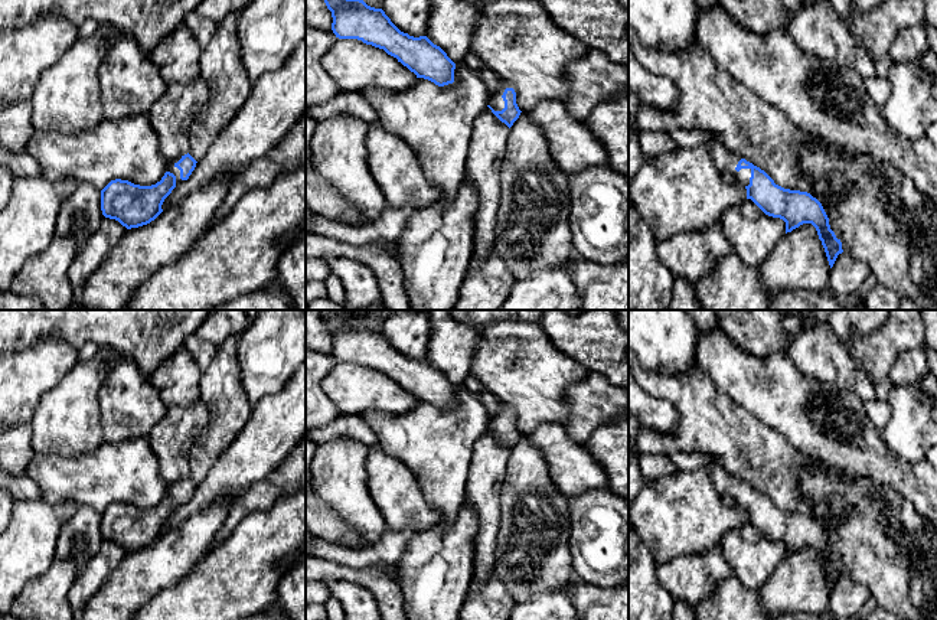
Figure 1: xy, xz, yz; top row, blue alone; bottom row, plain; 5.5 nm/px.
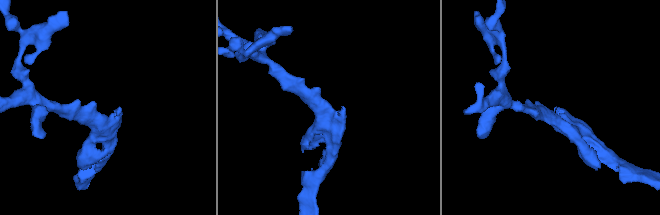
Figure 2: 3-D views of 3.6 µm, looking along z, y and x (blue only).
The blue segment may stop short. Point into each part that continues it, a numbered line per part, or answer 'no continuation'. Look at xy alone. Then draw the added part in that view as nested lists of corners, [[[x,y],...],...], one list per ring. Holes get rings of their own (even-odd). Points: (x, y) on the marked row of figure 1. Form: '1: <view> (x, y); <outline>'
1: xy (170, 166); [[[182,156],[167,163],[167,172],[176,176],[176,186],[183,182],[180,179],[180,170],[174,166],[180,159]]]

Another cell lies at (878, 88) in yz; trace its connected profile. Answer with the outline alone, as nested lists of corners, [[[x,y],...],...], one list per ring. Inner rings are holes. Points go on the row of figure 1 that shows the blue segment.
[[[872,76],[863,81],[868,95],[876,105],[882,107],[889,97],[891,84],[887,76]]]

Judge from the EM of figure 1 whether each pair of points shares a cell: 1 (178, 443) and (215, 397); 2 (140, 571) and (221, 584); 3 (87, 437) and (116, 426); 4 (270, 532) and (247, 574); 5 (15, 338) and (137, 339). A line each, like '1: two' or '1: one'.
1: two
2: two
3: two
4: one
5: one

